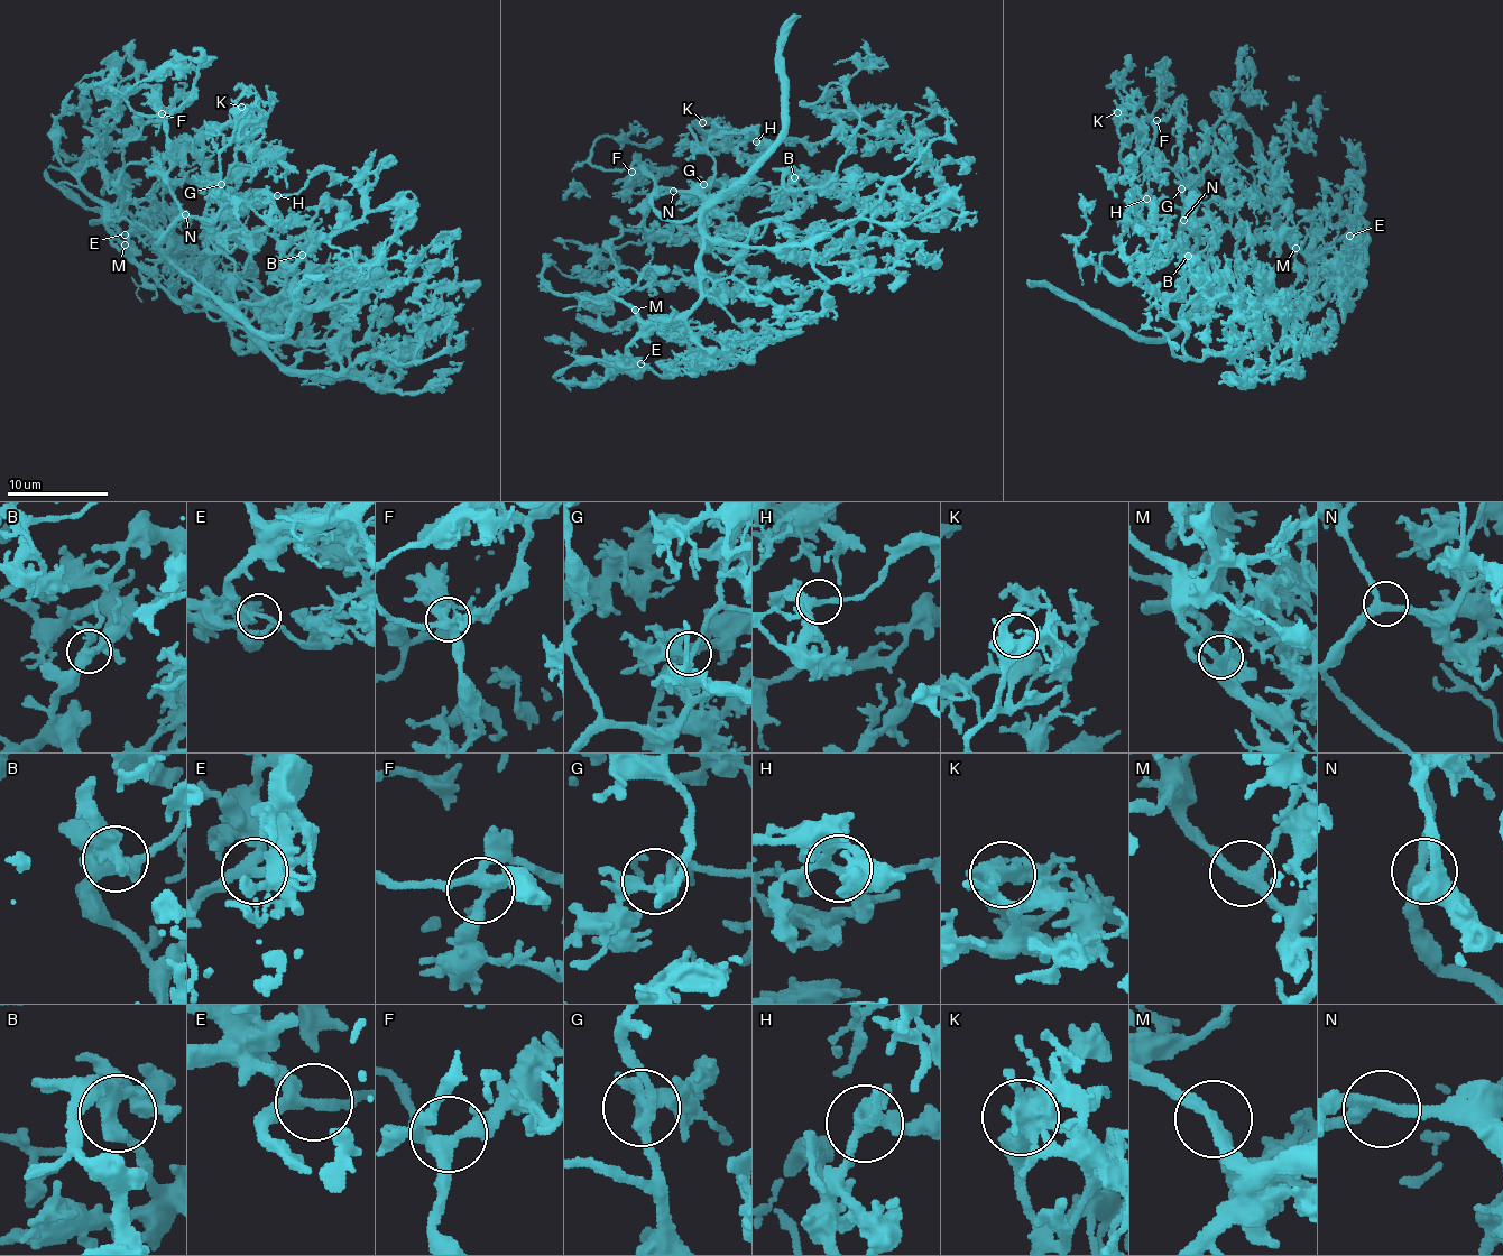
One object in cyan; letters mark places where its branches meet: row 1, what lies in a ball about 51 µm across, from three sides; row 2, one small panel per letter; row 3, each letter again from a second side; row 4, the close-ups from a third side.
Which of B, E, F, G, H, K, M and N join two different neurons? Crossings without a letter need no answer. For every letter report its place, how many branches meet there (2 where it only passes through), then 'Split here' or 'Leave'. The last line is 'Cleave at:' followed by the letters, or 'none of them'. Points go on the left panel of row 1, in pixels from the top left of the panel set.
B: Place: (302, 255). Branches: 4. Leave
E: Place: (125, 234). Branches: 3. Leave
F: Place: (162, 113). Branches: 4. Leave
G: Place: (221, 184). Branches: 4. Leave
H: Place: (277, 195). Branches: 3. Leave
K: Place: (241, 107). Branches: 4. Leave
M: Place: (125, 245). Branches: 3. Leave
N: Place: (185, 214). Branches: 3. Leave
Cleave at: none of them

